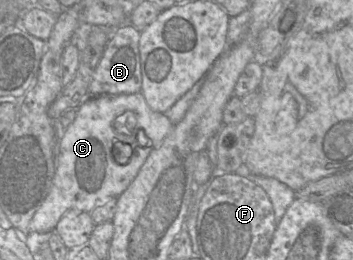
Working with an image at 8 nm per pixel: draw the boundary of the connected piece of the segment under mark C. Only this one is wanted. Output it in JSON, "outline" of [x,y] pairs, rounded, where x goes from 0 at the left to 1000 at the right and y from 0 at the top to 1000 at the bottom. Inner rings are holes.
{"outline":[[[399,350],[371,362],[249,369],[218,415],[215,454],[184,492],[181,519],[161,554],[159,650],[147,712],[136,750],[85,850],[85,888],[99,888],[113,900],[142,900],[156,885],[173,835],[198,808],[258,815],[278,785],[312,762],[331,762],[340,754],[388,677],[397,646],[411,627],[425,588],[436,573],[453,565],[490,488],[493,477],[465,435],[436,427],[422,412]],[[357,427],[382,435],[385,488],[388,496],[411,504],[411,515],[419,527],[419,554],[414,562],[399,562],[391,550],[388,508],[385,542],[380,550],[340,542],[343,550],[371,558],[377,573],[365,619],[354,631],[343,631],[326,612],[323,558],[334,538],[334,519],[354,527],[346,519],[354,512],[343,512],[326,496],[326,462]]]}

